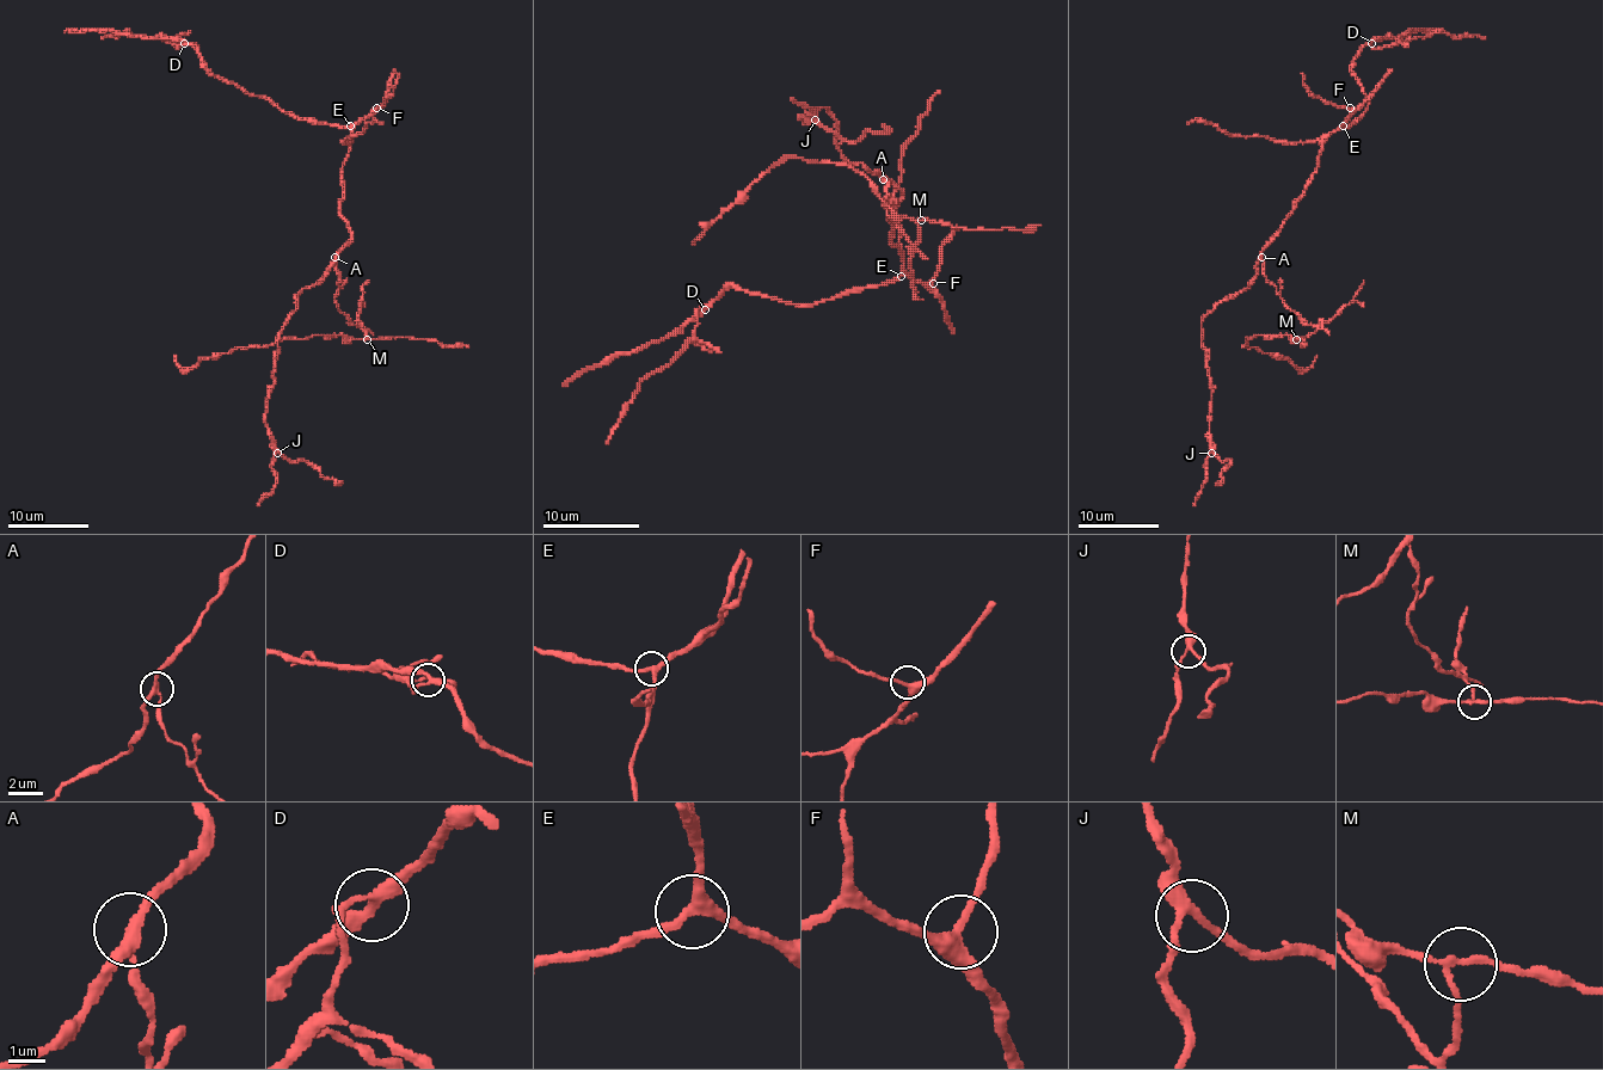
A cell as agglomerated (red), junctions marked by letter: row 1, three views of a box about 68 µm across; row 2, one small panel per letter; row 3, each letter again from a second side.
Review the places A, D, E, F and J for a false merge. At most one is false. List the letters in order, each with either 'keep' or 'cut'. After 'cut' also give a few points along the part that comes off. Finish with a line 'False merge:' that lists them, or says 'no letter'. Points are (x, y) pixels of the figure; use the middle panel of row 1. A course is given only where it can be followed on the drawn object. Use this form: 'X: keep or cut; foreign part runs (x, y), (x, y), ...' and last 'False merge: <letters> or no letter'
A: cut; foreign part runs (882, 179), (882, 205), (913, 244), (917, 227), (863, 174), (800, 158), (781, 158), (693, 244)
D: keep
E: keep
F: keep
J: keep
False merge: A

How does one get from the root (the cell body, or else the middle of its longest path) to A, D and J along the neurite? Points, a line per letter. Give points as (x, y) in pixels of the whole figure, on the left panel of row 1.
A: (343, 197), (338, 215), (346, 223), (350, 241), (335, 258)
D: (343, 197), (343, 163), (350, 128), (300, 120), (263, 98), (245, 93), (219, 79), (184, 43)
J: (343, 197), (338, 215), (350, 241), (296, 296), (296, 311), (280, 333), (265, 414), (277, 453)

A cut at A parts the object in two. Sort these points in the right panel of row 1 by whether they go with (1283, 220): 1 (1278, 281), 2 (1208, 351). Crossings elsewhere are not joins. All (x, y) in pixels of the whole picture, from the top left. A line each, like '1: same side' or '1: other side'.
1: other side
2: same side

